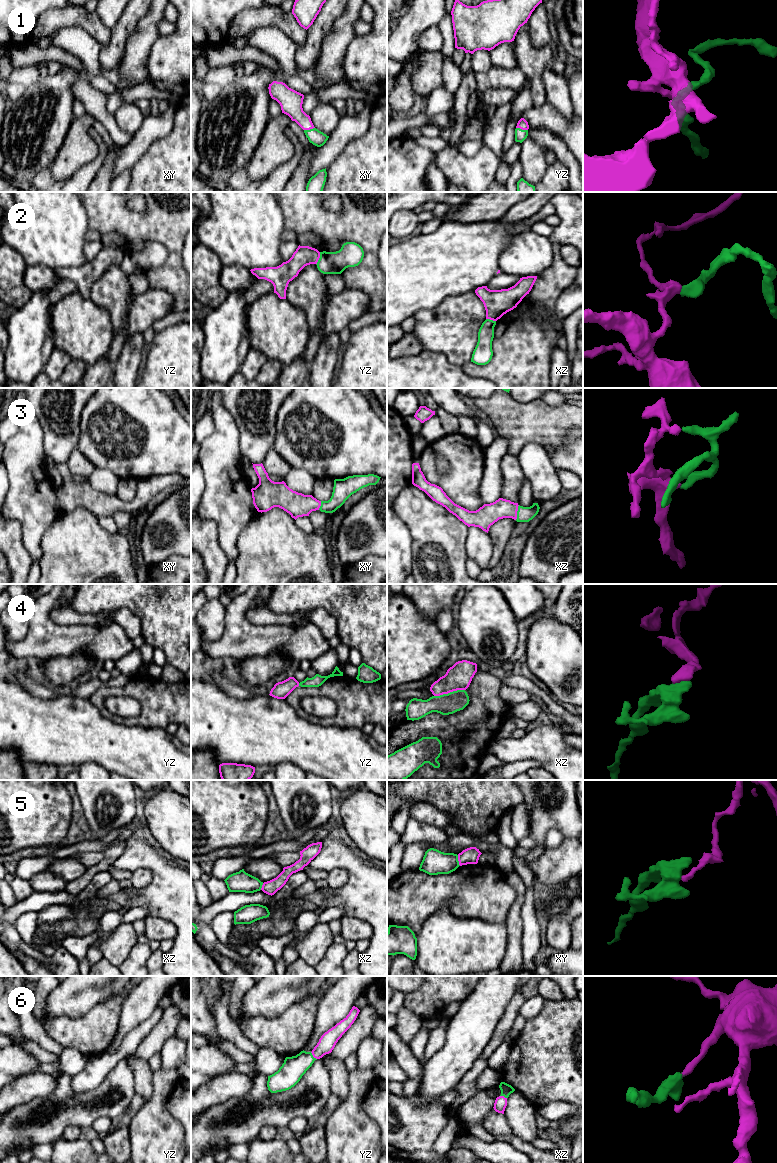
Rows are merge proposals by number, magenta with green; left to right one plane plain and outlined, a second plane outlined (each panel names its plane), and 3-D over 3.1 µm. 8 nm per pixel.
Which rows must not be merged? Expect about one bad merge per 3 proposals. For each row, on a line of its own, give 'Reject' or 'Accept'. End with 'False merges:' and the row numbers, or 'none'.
1: Accept
2: Reject
3: Accept
4: Accept
5: Reject
6: Accept
False merges: 2, 5

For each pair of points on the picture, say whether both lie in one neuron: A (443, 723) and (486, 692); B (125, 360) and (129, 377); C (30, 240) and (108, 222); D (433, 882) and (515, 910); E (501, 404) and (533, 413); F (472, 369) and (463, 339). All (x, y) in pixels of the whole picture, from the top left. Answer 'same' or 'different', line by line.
A: same
B: same
C: different
D: different
E: same
F: different

